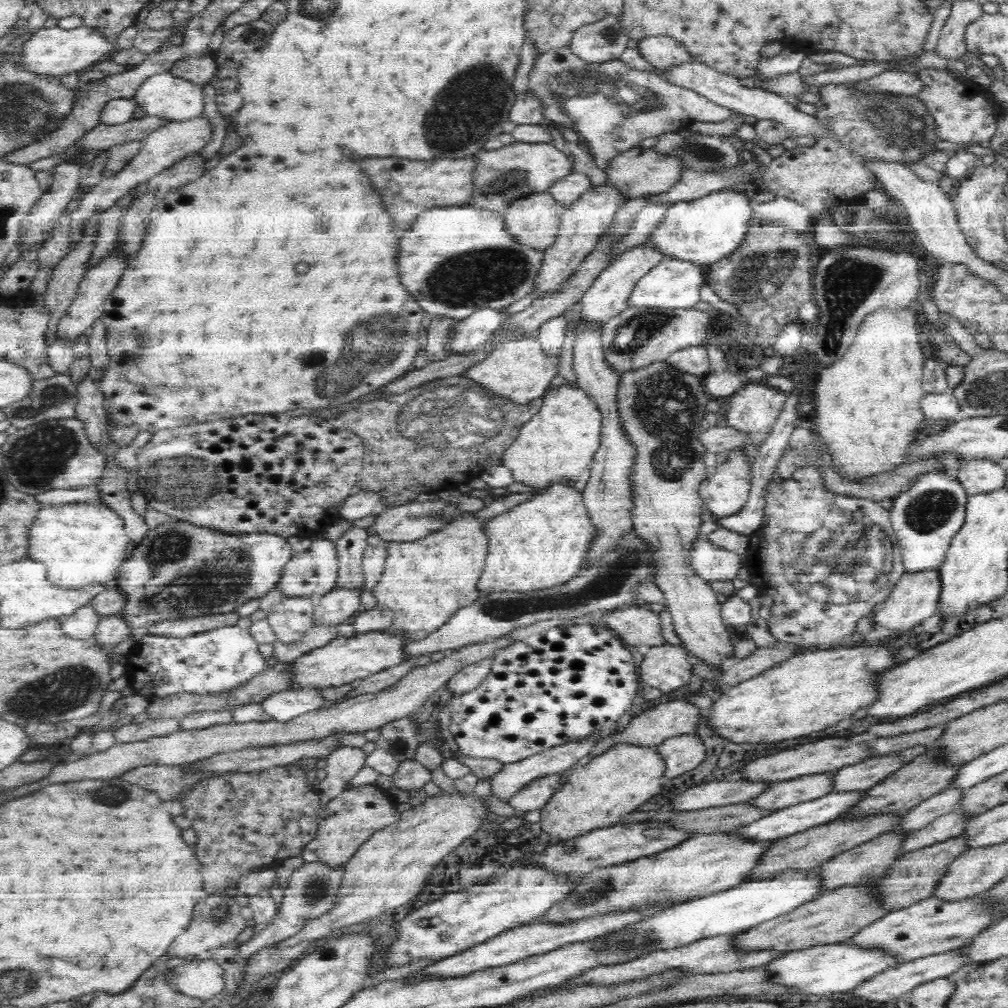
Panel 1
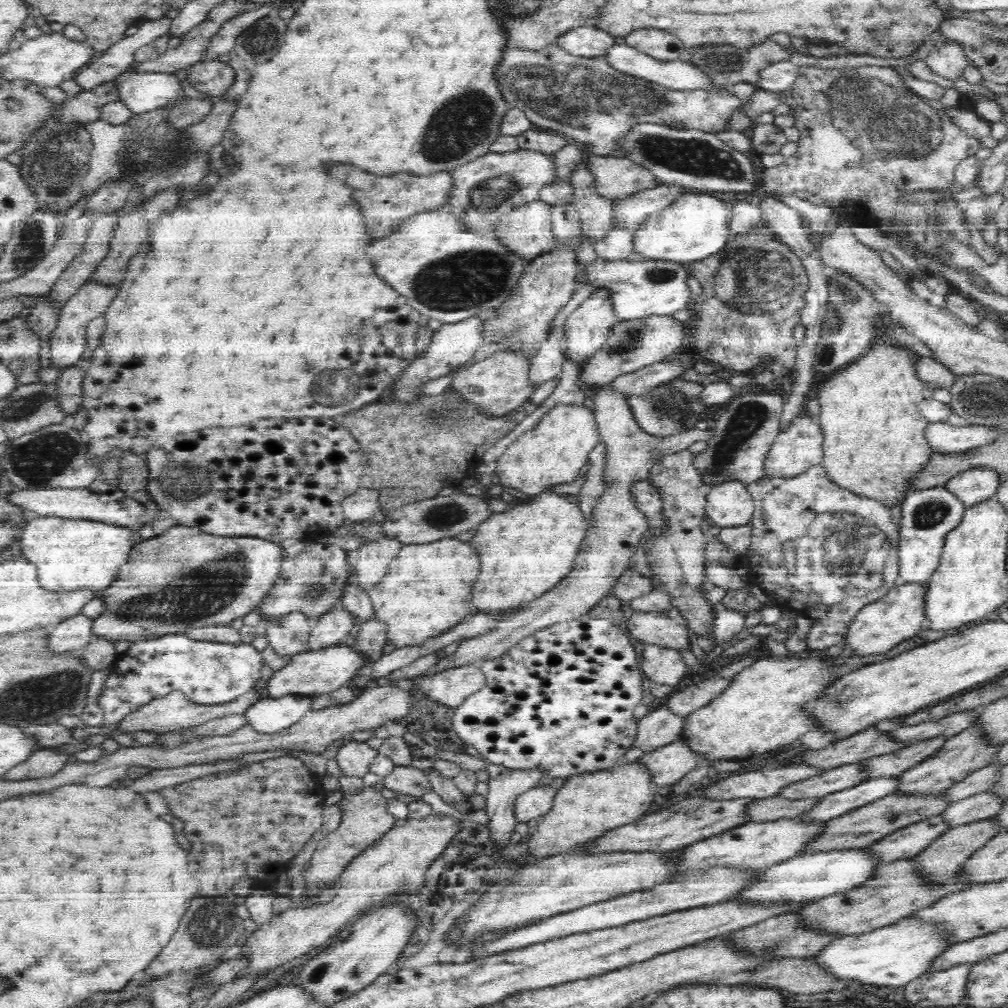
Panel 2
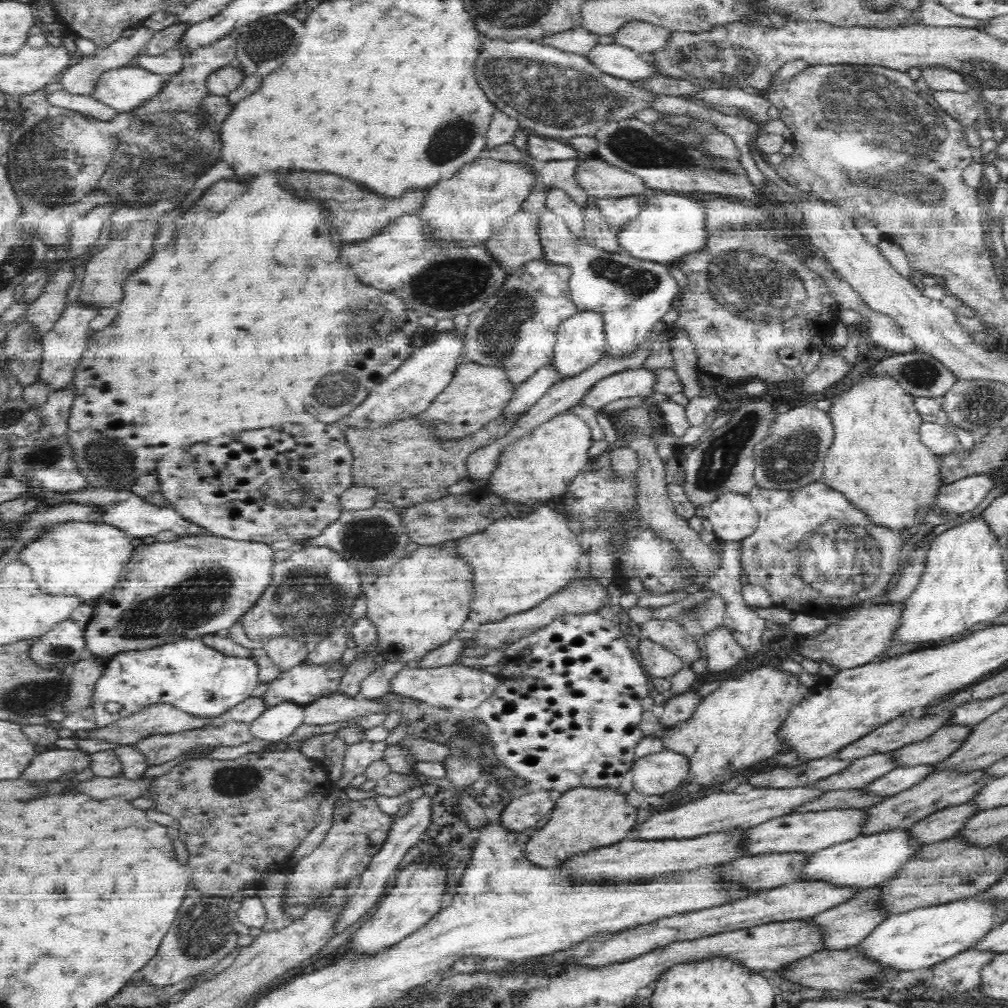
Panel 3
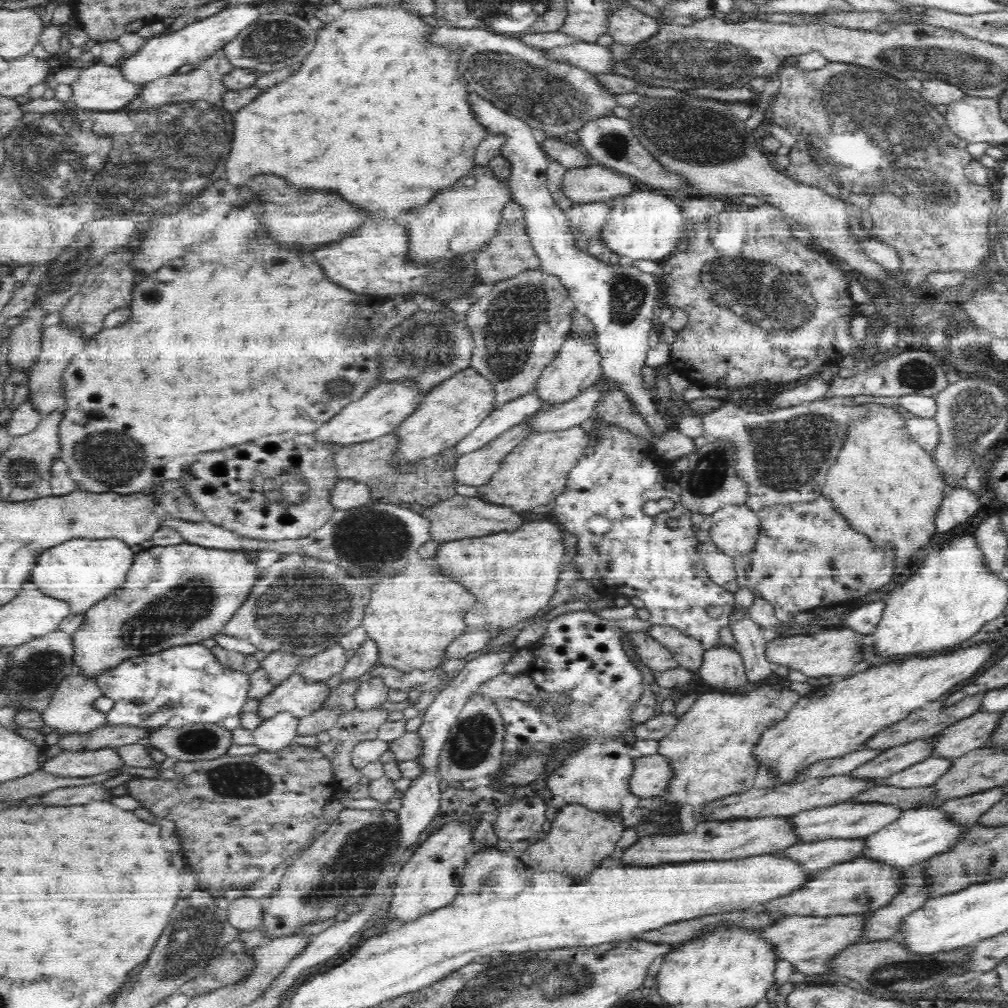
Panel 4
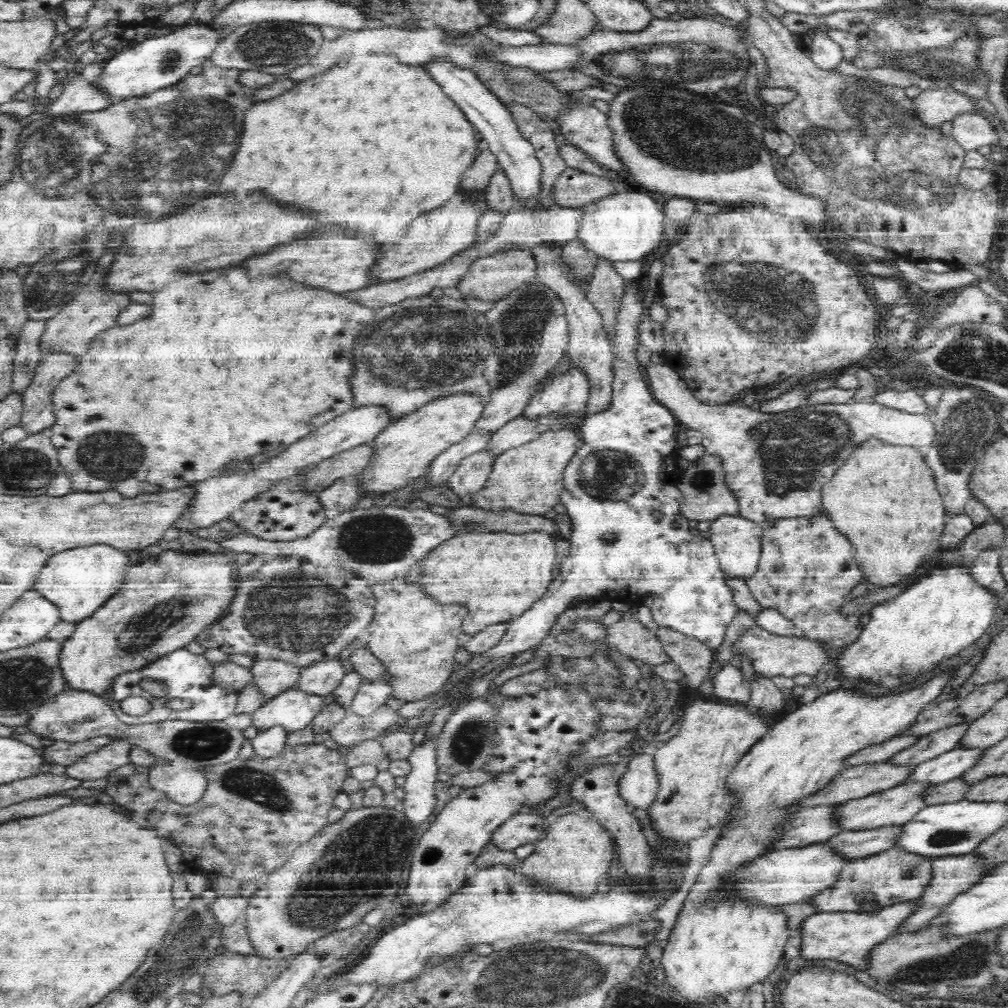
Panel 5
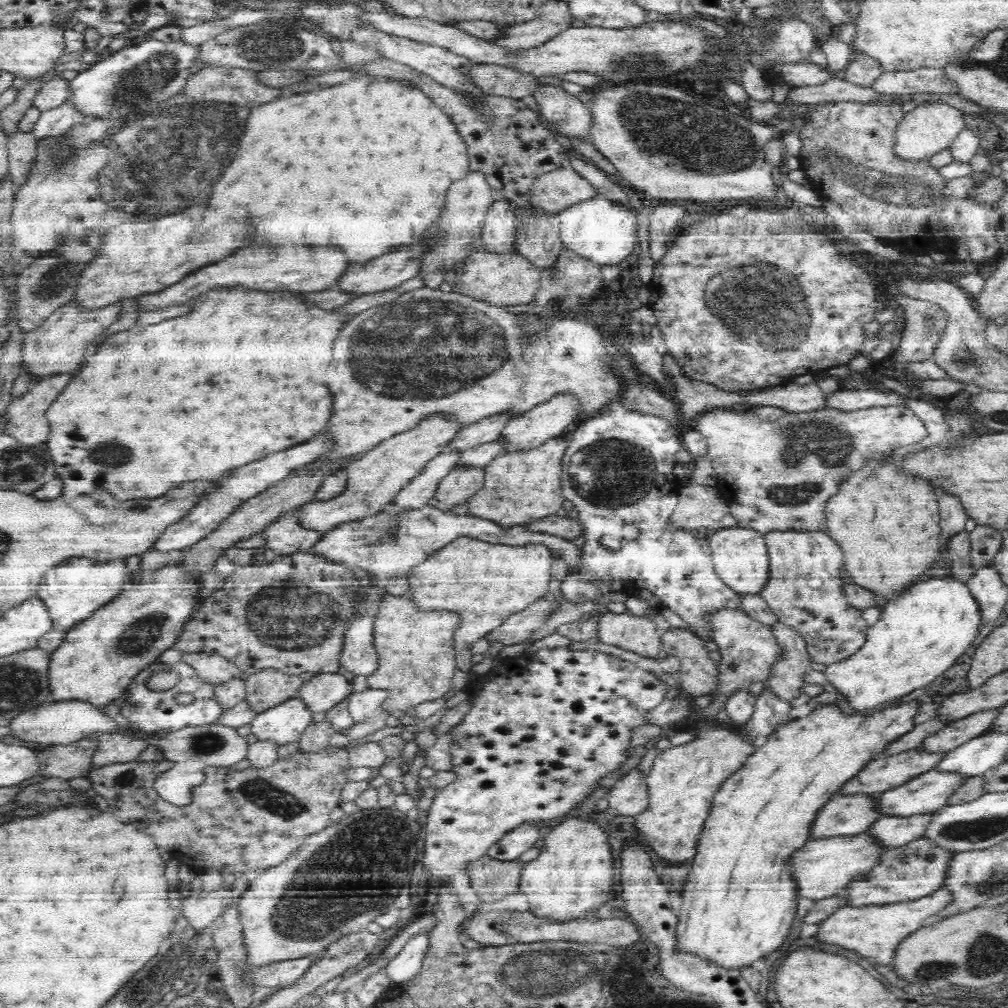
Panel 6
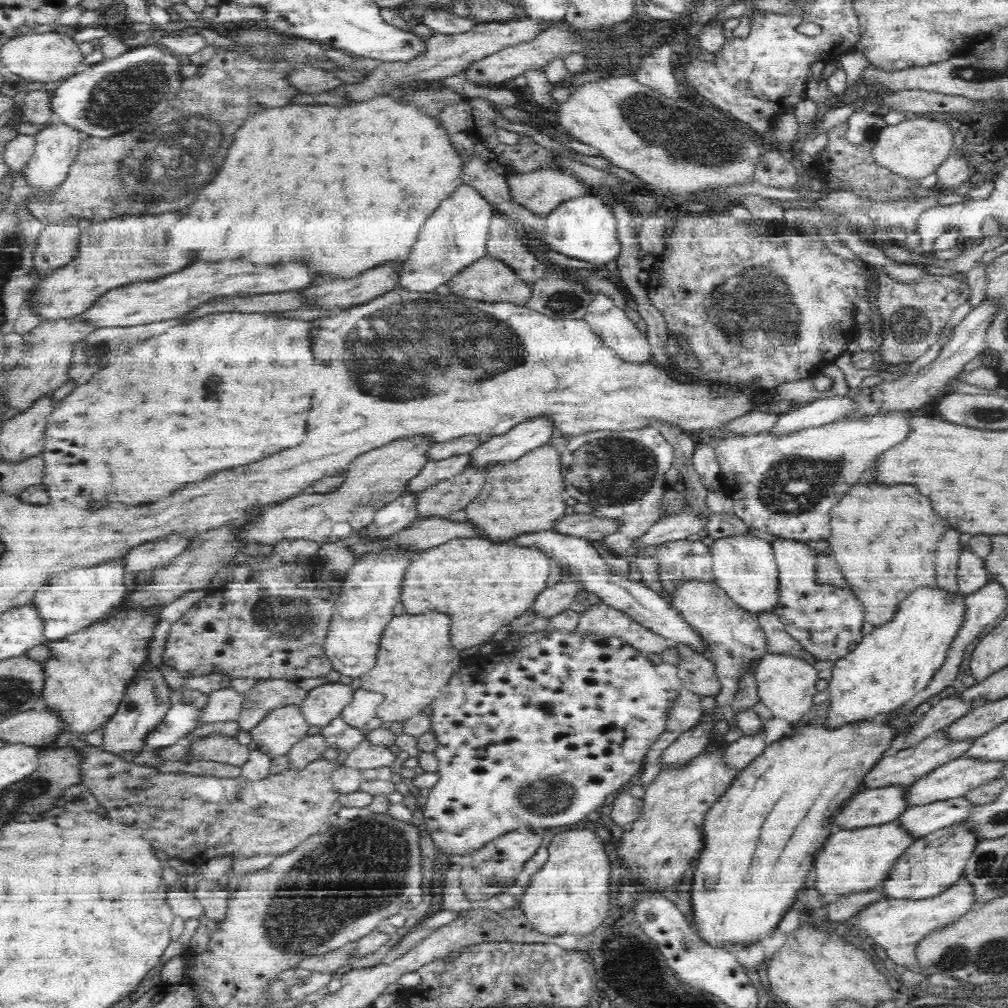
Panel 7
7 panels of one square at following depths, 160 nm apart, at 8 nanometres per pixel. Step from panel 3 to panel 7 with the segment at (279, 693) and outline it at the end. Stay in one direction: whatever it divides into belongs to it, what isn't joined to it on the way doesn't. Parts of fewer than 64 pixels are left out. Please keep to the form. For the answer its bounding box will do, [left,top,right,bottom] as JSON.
[249,706,310,758]

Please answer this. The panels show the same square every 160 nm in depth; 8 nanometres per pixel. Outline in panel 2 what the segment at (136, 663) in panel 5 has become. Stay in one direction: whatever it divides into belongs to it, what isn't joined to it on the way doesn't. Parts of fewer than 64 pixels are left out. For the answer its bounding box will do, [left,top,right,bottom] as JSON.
[92,525,285,642]

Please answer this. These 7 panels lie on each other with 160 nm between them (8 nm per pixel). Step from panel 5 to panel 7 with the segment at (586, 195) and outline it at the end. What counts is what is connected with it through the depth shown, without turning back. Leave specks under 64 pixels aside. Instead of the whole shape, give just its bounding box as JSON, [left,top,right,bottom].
[506,167,587,217]

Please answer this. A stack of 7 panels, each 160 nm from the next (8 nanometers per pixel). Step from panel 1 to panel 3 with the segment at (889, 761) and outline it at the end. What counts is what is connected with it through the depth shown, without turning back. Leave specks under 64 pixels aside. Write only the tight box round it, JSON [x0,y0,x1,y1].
[895,724,977,766]

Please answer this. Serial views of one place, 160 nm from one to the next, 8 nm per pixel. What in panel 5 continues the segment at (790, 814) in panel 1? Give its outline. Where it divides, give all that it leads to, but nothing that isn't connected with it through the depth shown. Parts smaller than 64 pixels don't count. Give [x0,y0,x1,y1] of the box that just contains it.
[908,745,988,783]

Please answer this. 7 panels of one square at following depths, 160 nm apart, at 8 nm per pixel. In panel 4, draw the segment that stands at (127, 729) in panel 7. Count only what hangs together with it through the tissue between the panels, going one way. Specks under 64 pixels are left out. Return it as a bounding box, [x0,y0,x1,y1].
[41,748,124,777]

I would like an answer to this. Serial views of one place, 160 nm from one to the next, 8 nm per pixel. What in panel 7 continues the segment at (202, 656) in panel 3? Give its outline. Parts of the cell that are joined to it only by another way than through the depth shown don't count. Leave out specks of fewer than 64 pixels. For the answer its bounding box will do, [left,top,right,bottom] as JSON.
[144,689,208,749]

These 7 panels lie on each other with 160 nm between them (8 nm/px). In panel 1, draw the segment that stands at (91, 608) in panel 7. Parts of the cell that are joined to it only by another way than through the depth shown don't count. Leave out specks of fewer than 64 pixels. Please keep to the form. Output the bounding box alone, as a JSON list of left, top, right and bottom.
[27,503,128,590]

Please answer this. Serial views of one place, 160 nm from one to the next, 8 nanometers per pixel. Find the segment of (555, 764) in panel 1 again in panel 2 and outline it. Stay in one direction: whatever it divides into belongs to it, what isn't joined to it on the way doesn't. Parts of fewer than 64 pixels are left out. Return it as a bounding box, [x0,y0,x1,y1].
[485,763,540,885]

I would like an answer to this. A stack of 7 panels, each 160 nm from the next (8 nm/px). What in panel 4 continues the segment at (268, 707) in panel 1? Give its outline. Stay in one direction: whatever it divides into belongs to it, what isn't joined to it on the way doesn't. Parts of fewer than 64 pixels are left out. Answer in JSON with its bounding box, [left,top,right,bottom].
[252,713,298,751]

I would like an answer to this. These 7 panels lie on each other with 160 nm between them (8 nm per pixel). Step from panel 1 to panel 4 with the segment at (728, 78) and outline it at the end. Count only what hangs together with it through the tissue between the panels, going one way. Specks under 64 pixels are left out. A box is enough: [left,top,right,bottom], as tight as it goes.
[542,41,610,73]

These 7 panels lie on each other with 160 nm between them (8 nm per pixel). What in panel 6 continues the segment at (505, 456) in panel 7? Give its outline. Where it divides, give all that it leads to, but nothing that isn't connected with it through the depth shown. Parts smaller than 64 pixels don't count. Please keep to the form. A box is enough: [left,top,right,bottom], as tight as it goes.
[496,397,577,454]

